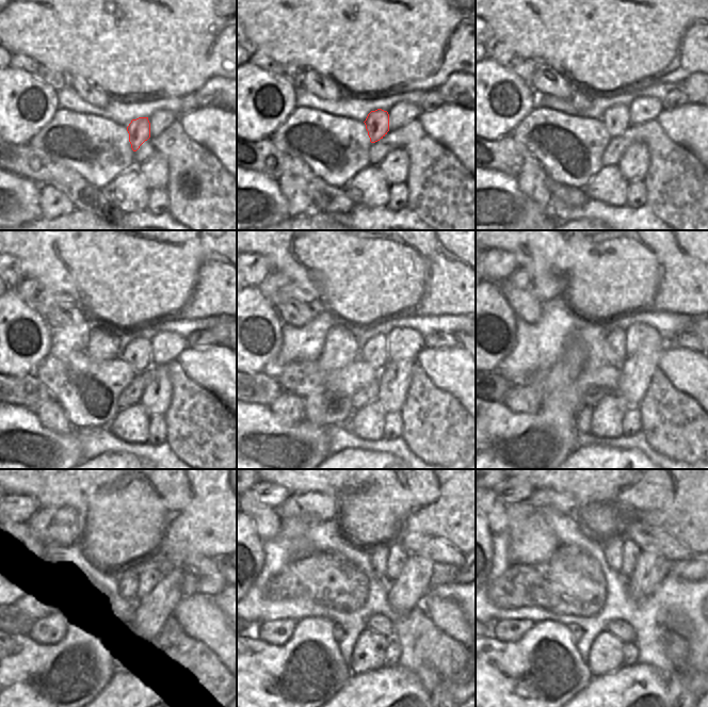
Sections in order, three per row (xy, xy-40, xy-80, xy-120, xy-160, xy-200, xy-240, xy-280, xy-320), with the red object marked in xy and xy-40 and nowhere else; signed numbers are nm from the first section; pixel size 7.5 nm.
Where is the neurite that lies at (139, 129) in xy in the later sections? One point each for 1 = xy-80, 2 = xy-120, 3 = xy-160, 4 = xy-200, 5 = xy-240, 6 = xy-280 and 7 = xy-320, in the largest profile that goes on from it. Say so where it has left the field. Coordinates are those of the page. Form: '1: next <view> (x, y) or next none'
1: next xy-80 (615, 119)
2: next xy-120 (137, 353)
3: next xy-160 (374, 352)
4: next xy-200 (614, 344)
5: next xy-240 (128, 582)
6: next xy-280 (377, 555)
7: next xy-320 (612, 549)

